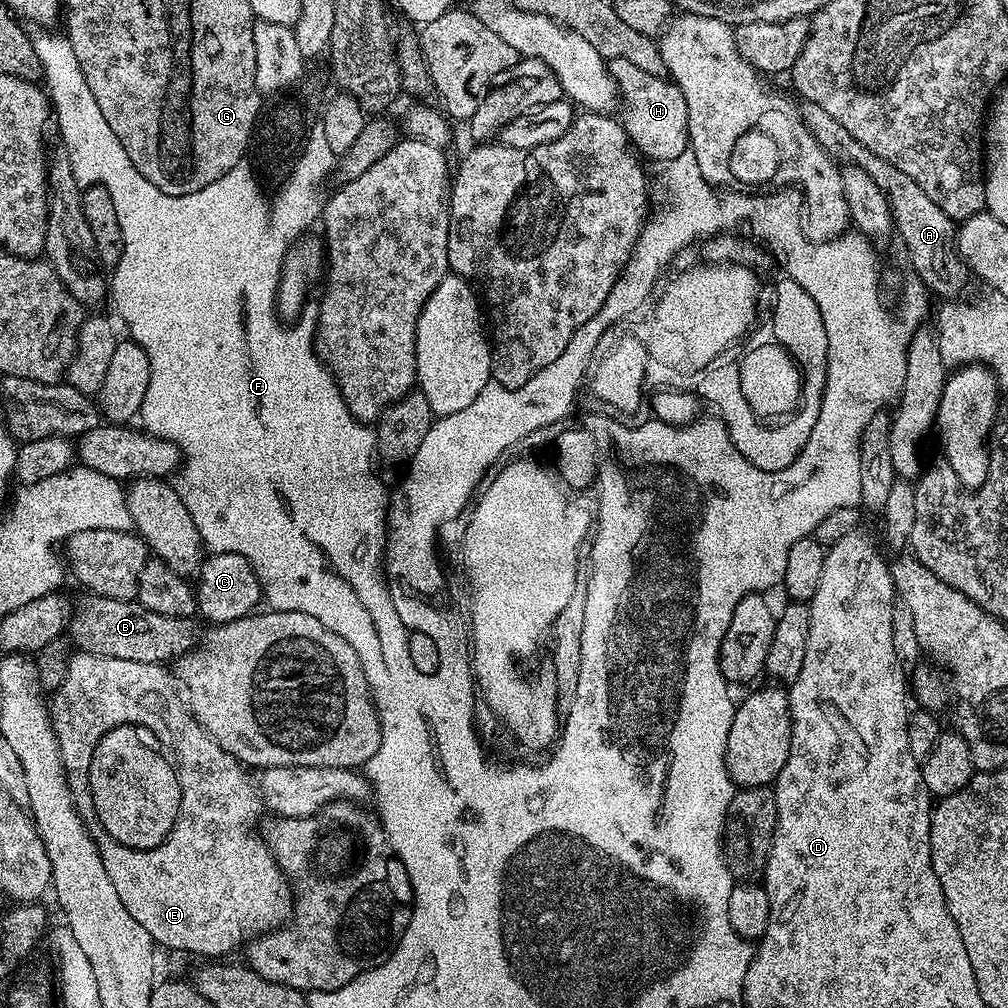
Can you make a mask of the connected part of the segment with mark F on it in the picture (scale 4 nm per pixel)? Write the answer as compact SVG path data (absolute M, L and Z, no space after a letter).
M36 30L31 33L34 54L40 59L40 70L43 83L54 107L54 124L60 127L60 140L64 143L63 155L67 156L74 170L74 178L82 186L101 184L110 190L110 198L114 198L114 210L118 210L118 224L122 226L124 249L122 258L110 272L110 300L116 303L116 312L124 319L128 327L127 335L142 350L146 350L146 358L150 358L150 386L146 386L146 398L142 398L138 417L143 431L157 440L172 440L180 447L182 463L174 476L176 493L186 502L186 510L190 510L190 518L194 518L194 526L198 526L200 543L209 553L233 552L242 554L246 562L254 570L260 583L263 599L269 609L278 612L301 612L310 614L310 618L318 618L326 630L334 630L338 638L346 638L350 646L358 654L362 662L362 670L366 674L366 682L372 691L372 702L380 700L406 700L412 692L428 692L429 676L414 670L414 662L410 662L410 646L408 645L409 627L398 618L398 610L390 598L390 589L384 575L384 550L388 538L389 497L384 496L384 484L376 477L372 469L372 456L377 455L375 431L365 421L357 420L346 406L335 378L328 370L328 365L316 355L316 317L317 309L305 307L295 322L281 320L276 310L276 294L280 291L280 273L284 271L284 257L289 248L305 235L304 232L312 223L317 223L322 212L321 197L316 197L316 187L324 180L328 171L333 171L334 154L326 139L323 123L311 125L308 143L304 145L290 175L283 181L280 193L273 198L272 204L264 197L256 176L245 166L231 168L222 178L210 182L202 190L185 196L171 196L158 186L151 184L130 162L130 154L118 142L114 130L106 122L102 110L98 110L98 102L94 102L94 94L90 94L90 86L86 86L86 78L80 69L78 58L74 58L74 50L70 46L67 35L60 36L56 30Z

